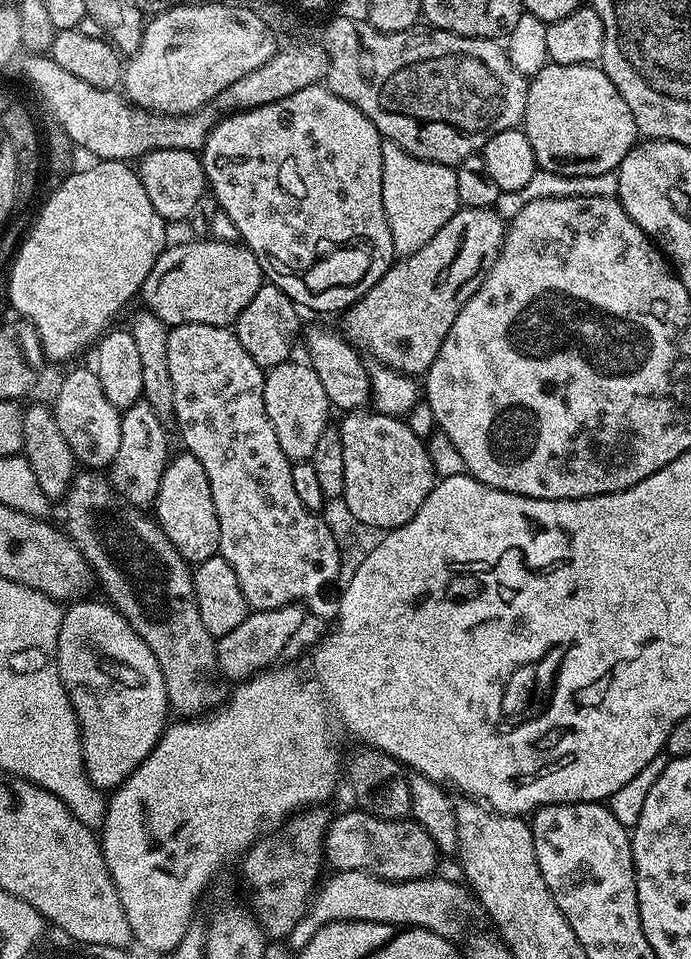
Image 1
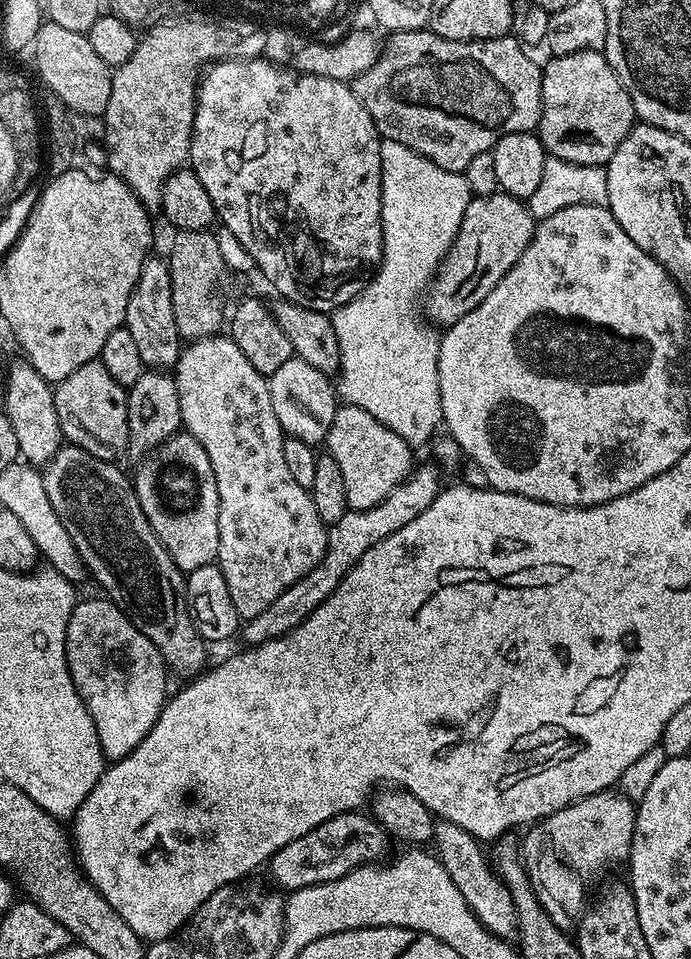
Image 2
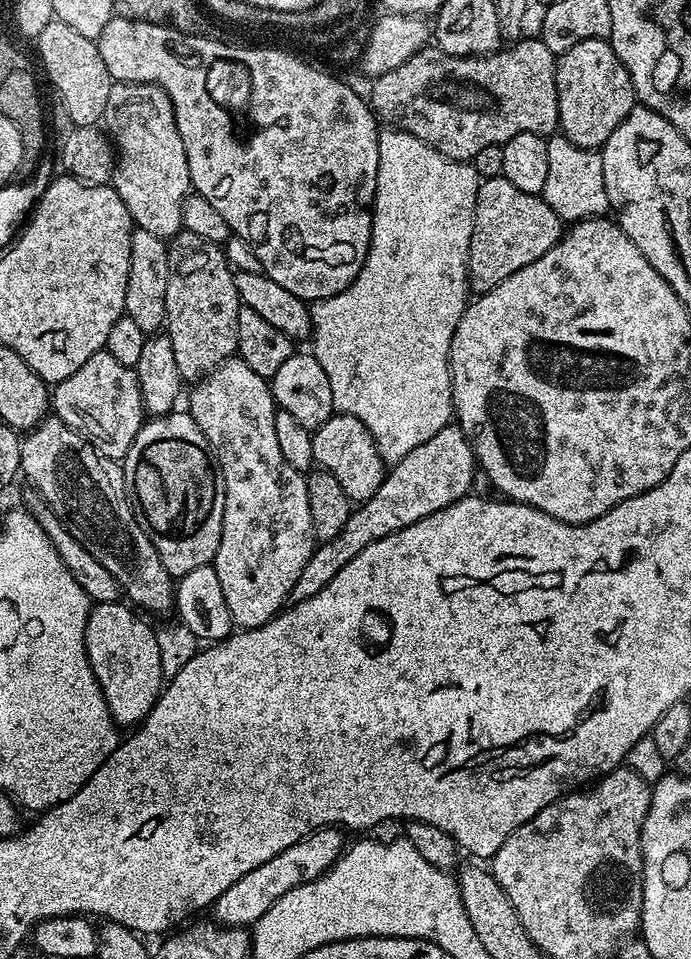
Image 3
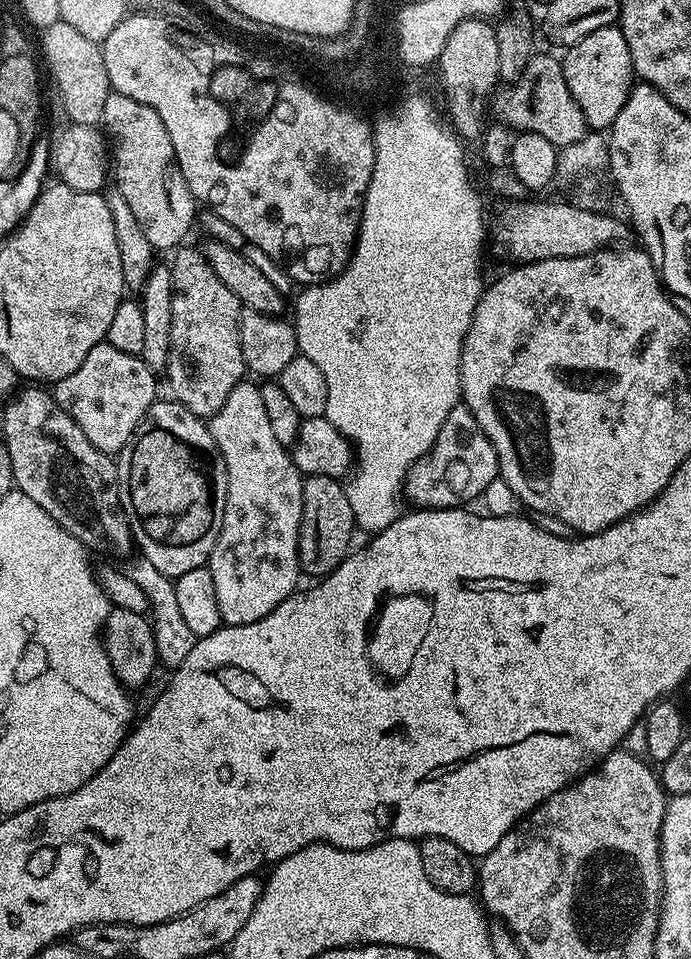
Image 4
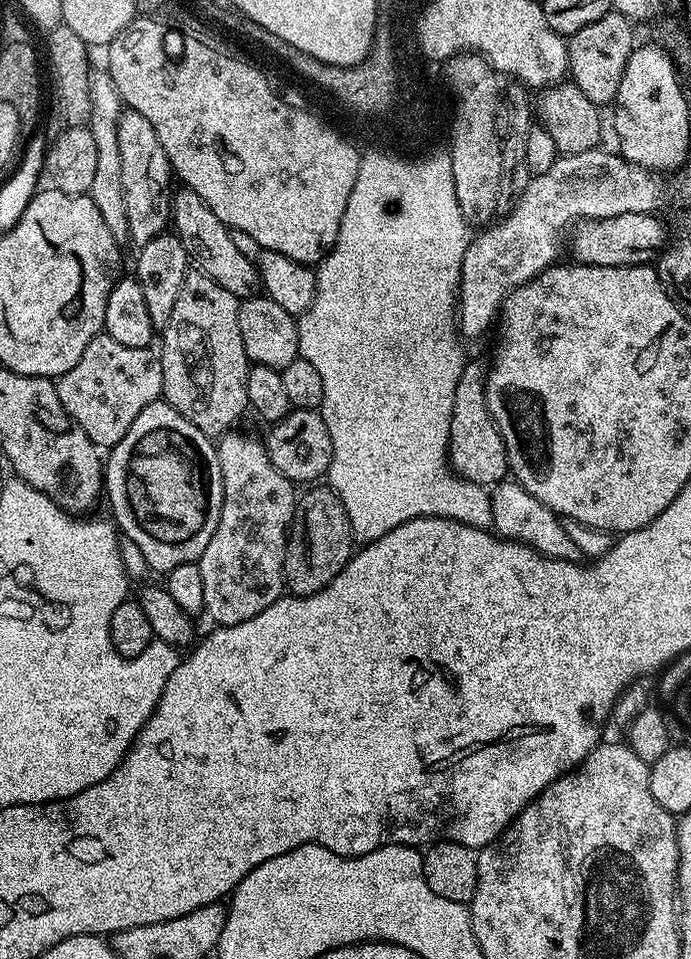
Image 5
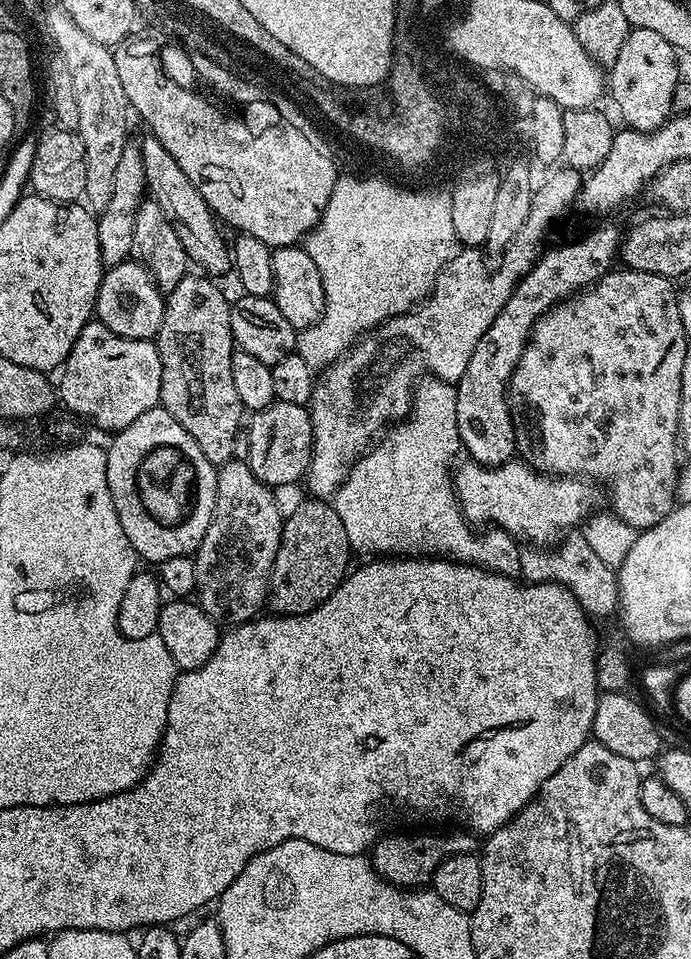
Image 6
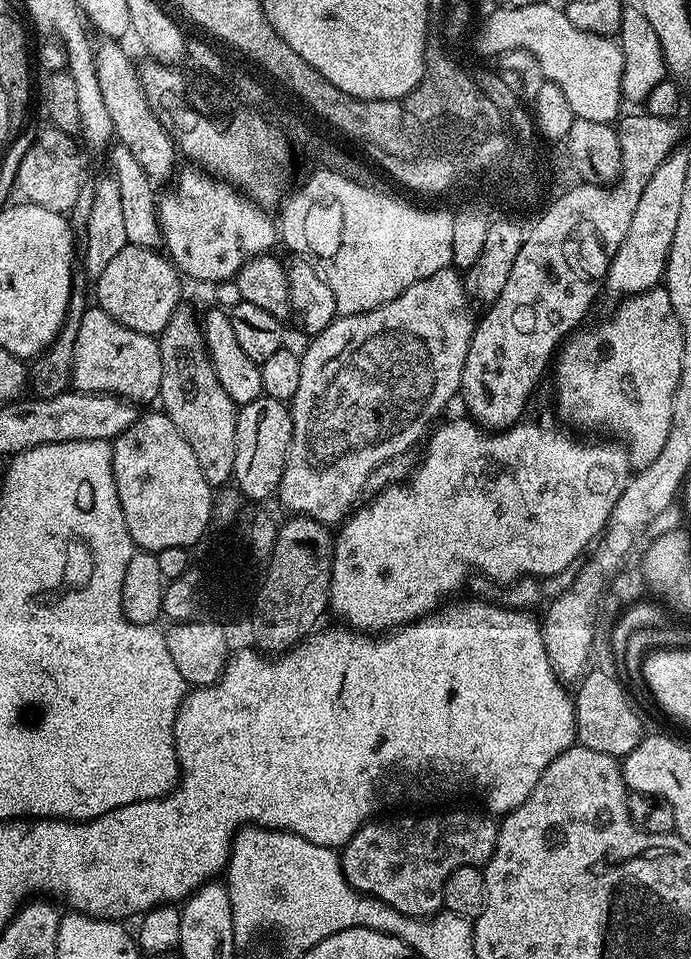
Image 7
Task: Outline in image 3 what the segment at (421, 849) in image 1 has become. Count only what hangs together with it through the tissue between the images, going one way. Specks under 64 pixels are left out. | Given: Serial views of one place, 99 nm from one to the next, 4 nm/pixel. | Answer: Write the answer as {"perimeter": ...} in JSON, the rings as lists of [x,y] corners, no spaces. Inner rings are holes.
{"perimeter":[[[339,827],[320,828],[308,836],[303,836],[294,846],[286,846],[282,854],[274,854],[270,862],[262,862],[262,866],[254,866],[250,874],[242,874],[226,894],[222,894],[212,903],[211,915],[216,915],[215,923],[225,928],[243,928],[255,925],[256,921],[282,898],[282,894],[294,890],[294,886],[302,886],[306,882],[316,880],[327,868],[346,851],[345,833]]]}

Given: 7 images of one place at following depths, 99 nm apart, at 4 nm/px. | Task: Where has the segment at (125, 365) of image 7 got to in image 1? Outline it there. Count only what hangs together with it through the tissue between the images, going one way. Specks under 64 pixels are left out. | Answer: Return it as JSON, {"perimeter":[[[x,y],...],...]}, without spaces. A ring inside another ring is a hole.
{"perimeter":[[[91,367],[76,368],[65,374],[56,392],[54,415],[58,430],[62,430],[62,438],[66,438],[66,446],[70,446],[85,469],[104,470],[111,466],[122,442],[122,412],[112,405],[106,394],[102,394],[102,382],[98,382],[95,370]]]}

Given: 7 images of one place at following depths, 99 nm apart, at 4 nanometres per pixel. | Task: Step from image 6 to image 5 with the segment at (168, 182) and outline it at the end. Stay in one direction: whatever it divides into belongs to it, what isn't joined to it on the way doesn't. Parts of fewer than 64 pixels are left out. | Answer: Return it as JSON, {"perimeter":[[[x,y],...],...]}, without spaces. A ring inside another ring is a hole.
{"perimeter":[[[180,186],[173,191],[170,224],[195,271],[205,272],[218,282],[218,286],[222,286],[222,290],[230,290],[230,294],[237,298],[257,295],[262,284],[257,265],[238,251],[228,233],[229,228],[220,221],[218,214],[214,214],[214,210],[210,210],[210,206],[206,206],[206,202],[202,202],[202,198],[198,198],[198,194],[194,194],[194,190]]]}

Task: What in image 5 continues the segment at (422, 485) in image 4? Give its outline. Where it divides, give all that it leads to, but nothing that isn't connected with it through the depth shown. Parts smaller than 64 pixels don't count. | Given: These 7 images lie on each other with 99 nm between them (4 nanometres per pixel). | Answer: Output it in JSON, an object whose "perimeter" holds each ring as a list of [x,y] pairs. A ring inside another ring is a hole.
{"perimeter":[[[465,363],[462,378],[458,378],[458,390],[454,394],[448,454],[450,467],[461,480],[467,480],[470,484],[495,486],[509,475],[510,469],[502,434],[496,429],[486,402],[485,379],[485,365]]]}

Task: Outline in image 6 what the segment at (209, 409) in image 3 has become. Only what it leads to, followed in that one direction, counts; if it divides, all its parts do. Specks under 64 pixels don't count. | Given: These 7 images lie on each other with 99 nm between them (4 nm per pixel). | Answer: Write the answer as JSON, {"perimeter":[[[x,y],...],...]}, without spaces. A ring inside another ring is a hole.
{"perimeter":[[[243,459],[219,465],[210,526],[195,550],[195,599],[211,620],[224,626],[247,624],[259,617],[268,599],[268,579],[278,554],[284,520],[276,505],[277,493],[263,484]]]}

